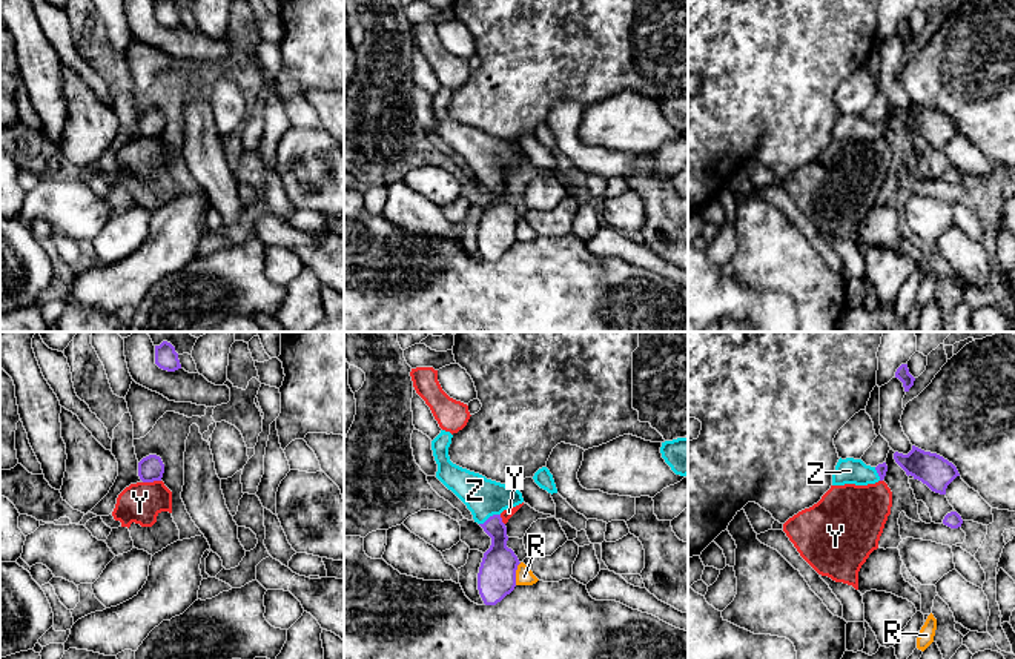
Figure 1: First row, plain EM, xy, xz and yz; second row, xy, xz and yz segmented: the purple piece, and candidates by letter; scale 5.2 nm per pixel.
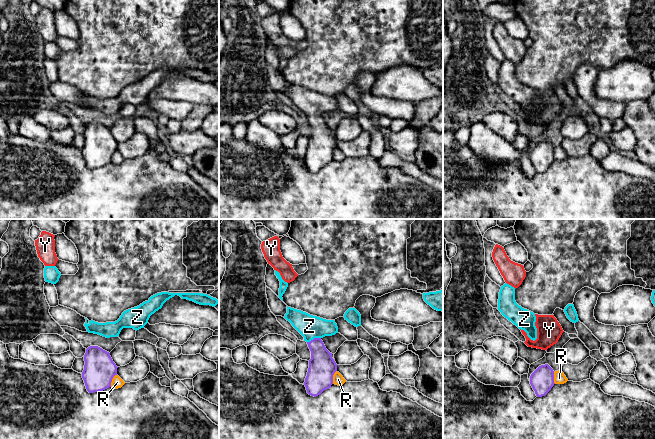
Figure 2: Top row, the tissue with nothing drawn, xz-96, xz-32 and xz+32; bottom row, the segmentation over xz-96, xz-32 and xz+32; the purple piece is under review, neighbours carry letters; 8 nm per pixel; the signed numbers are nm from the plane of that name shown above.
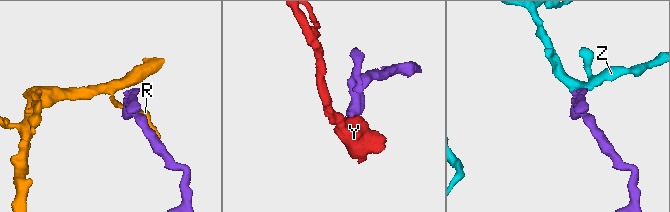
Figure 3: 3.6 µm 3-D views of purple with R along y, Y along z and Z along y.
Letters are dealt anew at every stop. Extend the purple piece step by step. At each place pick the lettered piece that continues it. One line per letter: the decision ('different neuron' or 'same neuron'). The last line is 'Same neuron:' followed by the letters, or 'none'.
R: different neuron
Y: different neuron
Z: same neuron
Same neuron: Z

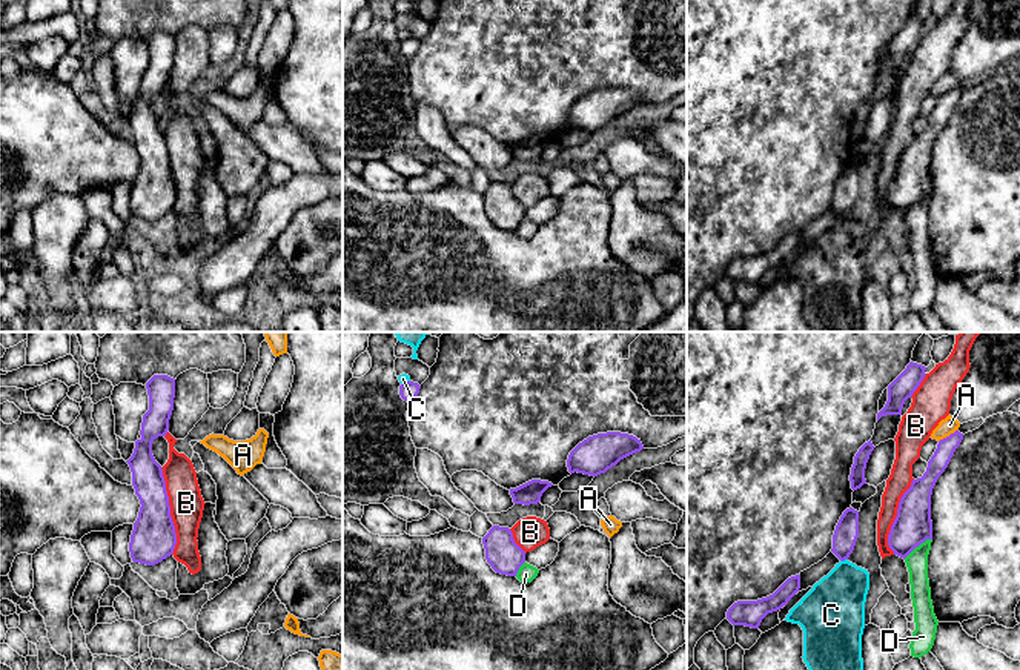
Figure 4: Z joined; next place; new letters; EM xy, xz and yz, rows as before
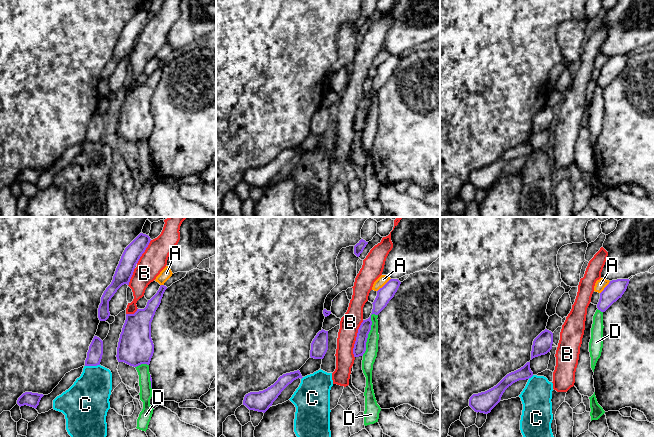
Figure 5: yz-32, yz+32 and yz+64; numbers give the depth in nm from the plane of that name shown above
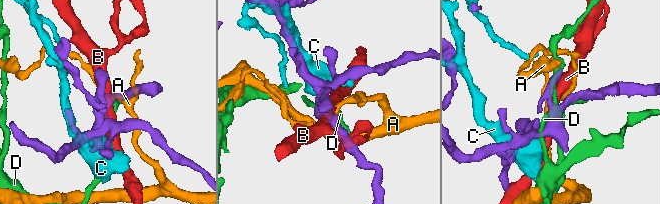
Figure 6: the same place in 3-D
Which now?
A: different neuron
B: different neuron
C: different neuron
D: different neuron
Same neuron: none

